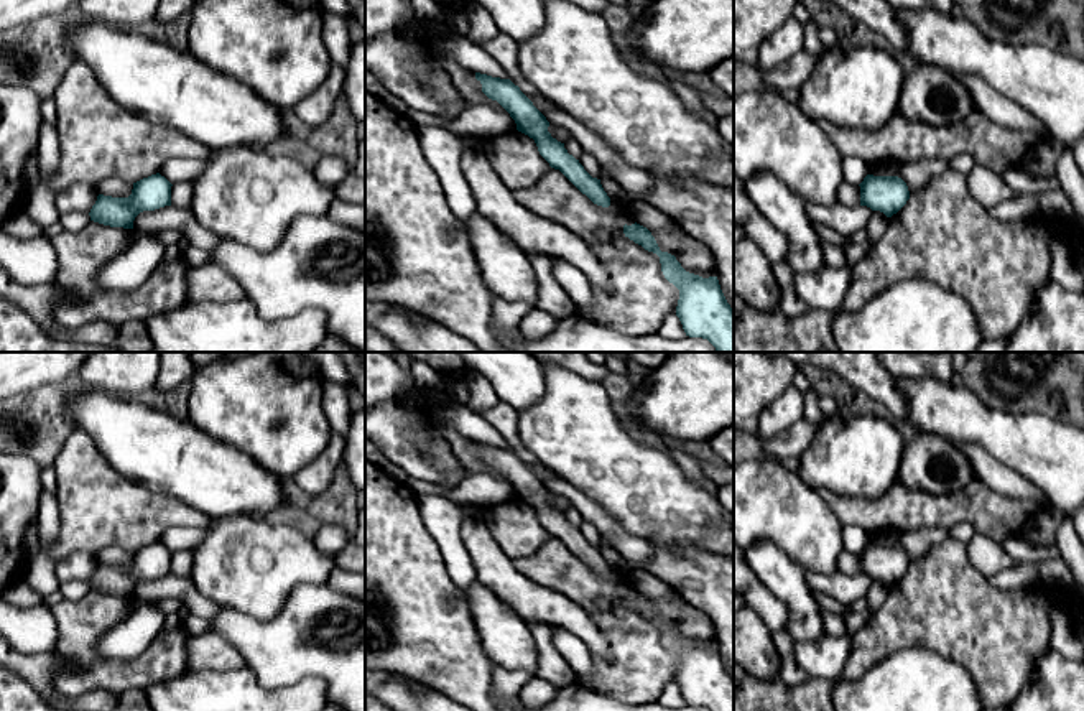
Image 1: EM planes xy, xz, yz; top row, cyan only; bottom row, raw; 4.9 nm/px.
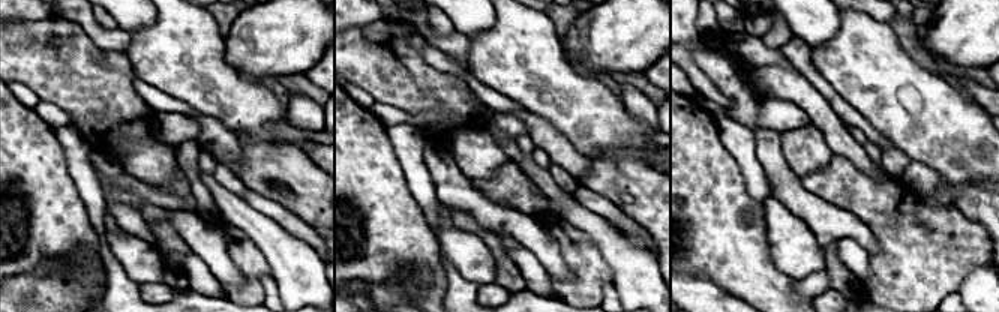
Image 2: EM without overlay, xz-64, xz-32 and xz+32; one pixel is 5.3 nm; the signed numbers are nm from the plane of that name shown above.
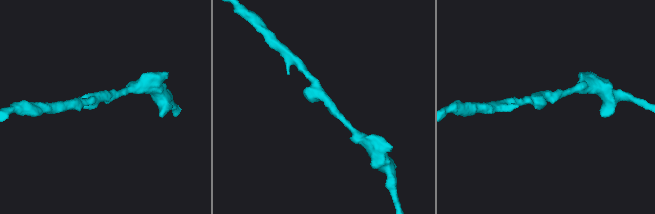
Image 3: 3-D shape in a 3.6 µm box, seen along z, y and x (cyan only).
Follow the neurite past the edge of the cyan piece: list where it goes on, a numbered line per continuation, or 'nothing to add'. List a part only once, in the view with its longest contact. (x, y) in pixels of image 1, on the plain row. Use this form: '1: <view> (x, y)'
nothing to add

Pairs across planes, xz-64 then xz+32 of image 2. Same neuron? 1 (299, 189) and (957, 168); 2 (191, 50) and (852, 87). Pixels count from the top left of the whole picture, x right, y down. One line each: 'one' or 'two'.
1: two
2: one

